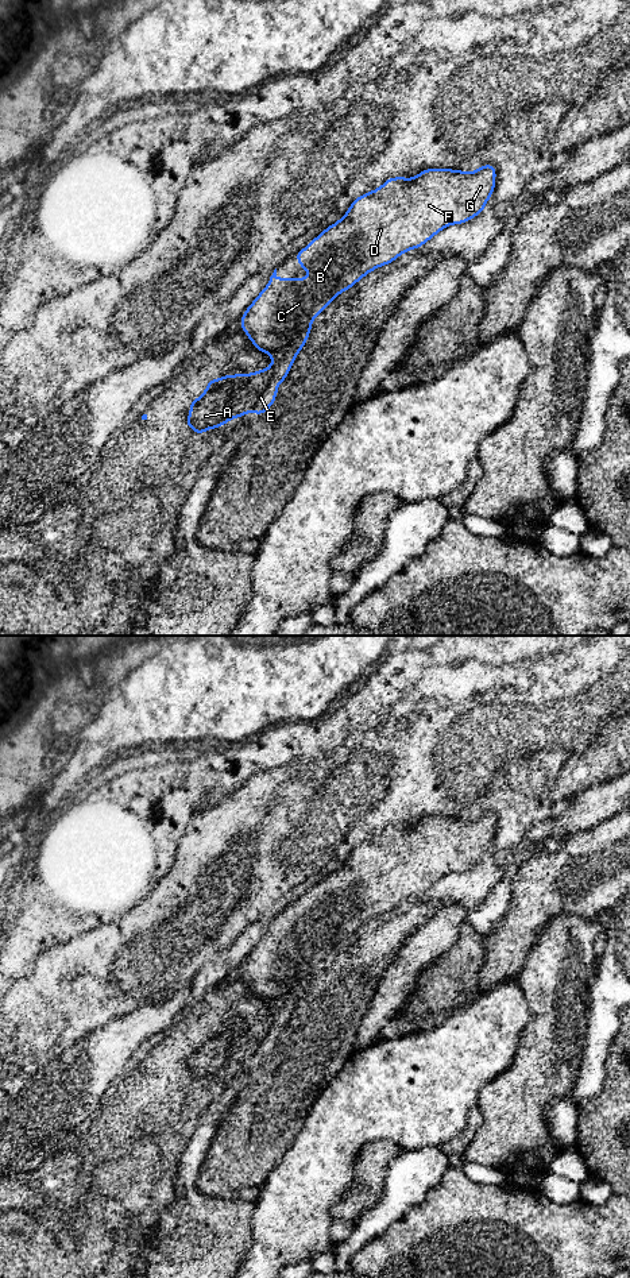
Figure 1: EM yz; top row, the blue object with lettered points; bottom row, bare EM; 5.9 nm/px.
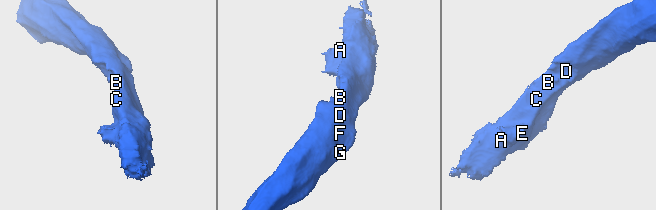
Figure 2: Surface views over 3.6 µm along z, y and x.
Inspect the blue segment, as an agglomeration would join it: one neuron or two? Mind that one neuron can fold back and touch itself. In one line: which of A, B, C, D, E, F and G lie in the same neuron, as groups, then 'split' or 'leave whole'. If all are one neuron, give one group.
groups A B C D E F G; leave whole

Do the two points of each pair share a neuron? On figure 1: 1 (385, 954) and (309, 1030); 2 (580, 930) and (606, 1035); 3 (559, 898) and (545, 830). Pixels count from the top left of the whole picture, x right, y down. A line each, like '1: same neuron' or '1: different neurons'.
1: same neuron
2: different neurons
3: different neurons

